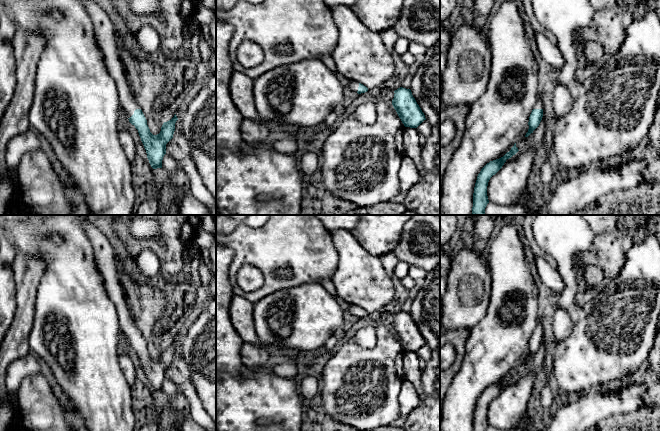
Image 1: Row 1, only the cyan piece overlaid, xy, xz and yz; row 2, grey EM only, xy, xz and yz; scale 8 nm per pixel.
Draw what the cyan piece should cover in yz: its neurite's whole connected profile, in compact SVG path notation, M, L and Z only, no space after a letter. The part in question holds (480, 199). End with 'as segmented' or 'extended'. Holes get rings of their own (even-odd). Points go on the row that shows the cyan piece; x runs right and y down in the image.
M516 143L503 157L490 161L480 171L477 176L477 180L474 187L473 193L473 207L472 215L484 215L485 208L489 203L487 196L487 186L490 178L495 175L504 165L507 159L511 158L518 152Z; as segmented

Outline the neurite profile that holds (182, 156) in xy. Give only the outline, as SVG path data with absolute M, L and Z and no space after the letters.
M173 138L166 144L166 154L170 155L179 163L186 174L189 176L190 193L199 199L212 213L216 215L216 204L213 196L205 188L200 174L197 171L197 166L192 159L190 152L182 148Z

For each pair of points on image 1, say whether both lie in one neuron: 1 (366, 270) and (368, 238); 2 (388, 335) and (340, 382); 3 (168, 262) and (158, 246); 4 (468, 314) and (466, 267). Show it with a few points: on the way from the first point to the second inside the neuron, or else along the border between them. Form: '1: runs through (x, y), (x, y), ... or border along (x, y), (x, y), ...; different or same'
1: border along (352, 233), (368, 252), (380, 257); different
2: runs through (381, 348), (353, 376); same
3: runs through (168, 258), (162, 250); same
4: runs through (456, 304), (453, 301), (454, 278); same

